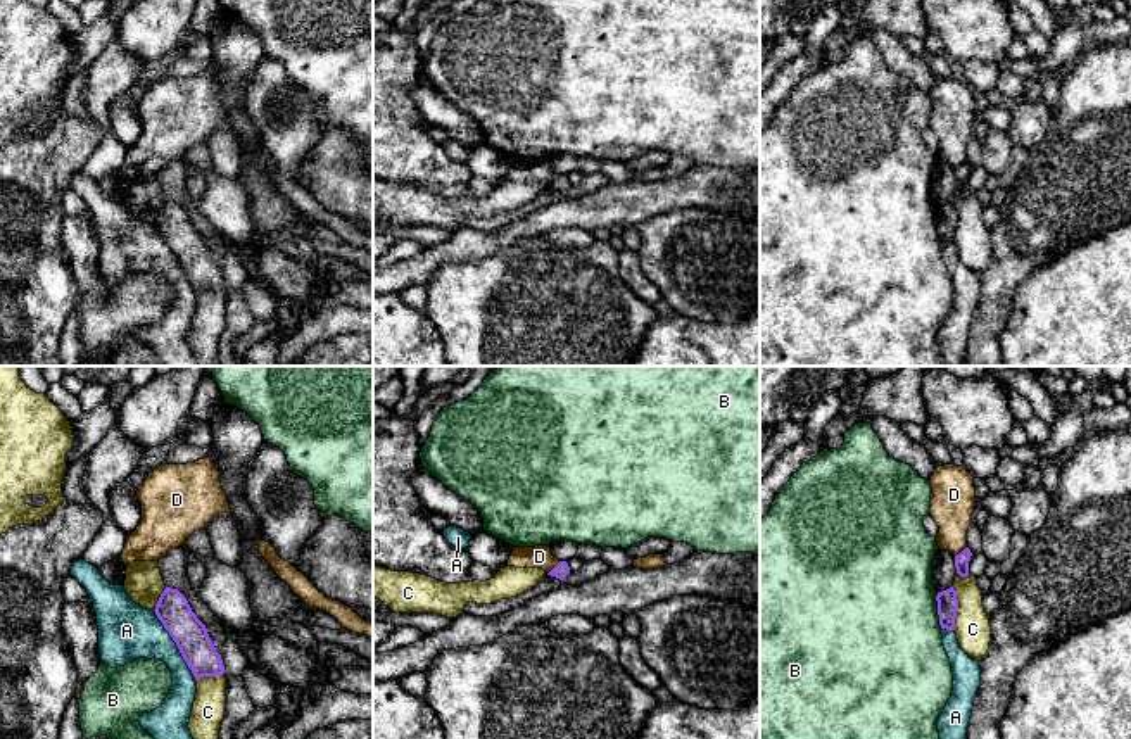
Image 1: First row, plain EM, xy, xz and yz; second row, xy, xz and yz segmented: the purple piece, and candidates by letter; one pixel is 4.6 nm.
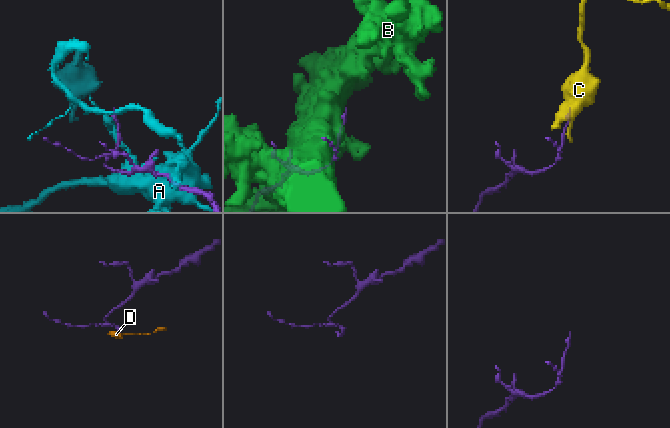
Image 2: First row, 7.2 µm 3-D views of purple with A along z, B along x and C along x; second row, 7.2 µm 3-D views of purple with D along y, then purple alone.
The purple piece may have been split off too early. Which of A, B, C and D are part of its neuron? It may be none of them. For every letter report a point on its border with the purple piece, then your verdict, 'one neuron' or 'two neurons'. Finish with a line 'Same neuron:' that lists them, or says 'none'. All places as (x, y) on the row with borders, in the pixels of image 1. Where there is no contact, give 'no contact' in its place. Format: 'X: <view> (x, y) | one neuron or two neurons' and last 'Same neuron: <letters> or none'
A: xy (176, 644) | two neurons
B: yz (938, 610) | two neurons
C: yz (957, 608) | two neurons
D: xz (553, 568) | two neurons
Same neuron: none

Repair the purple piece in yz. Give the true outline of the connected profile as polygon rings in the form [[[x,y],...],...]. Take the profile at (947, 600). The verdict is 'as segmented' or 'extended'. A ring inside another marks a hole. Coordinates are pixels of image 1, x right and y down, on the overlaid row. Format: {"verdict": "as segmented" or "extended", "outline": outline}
{"verdict": "as segmented", "outline": [[[950,587],[946,591],[938,592],[936,601],[941,628],[955,630],[955,618],[958,610],[957,591]]]}

